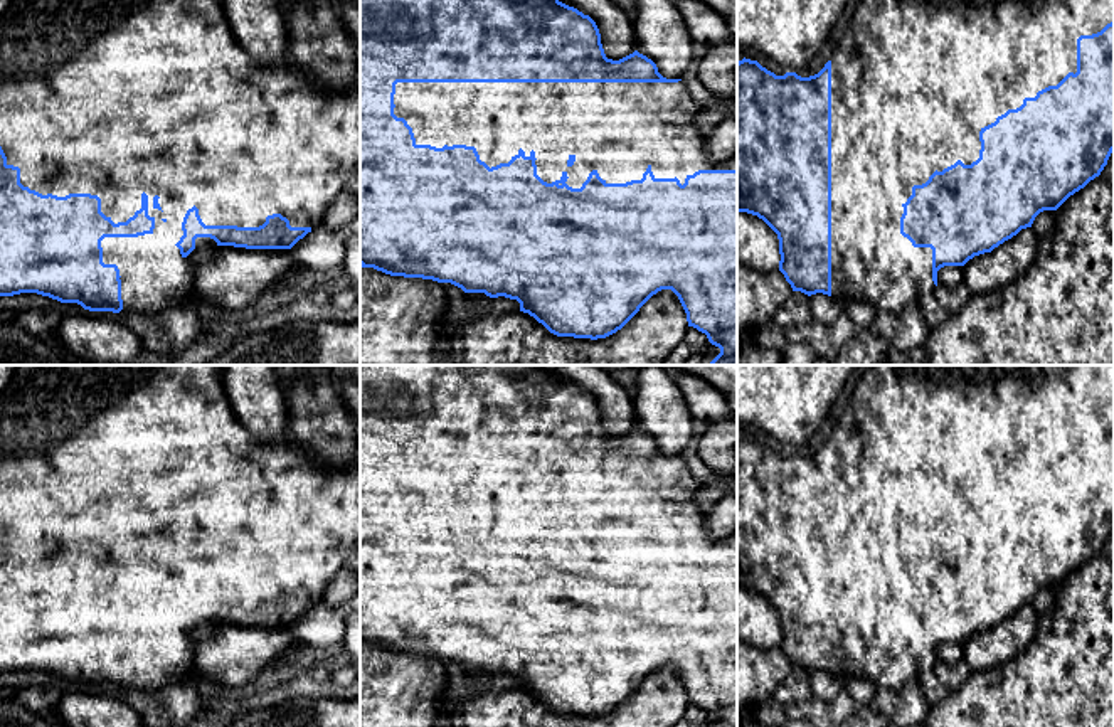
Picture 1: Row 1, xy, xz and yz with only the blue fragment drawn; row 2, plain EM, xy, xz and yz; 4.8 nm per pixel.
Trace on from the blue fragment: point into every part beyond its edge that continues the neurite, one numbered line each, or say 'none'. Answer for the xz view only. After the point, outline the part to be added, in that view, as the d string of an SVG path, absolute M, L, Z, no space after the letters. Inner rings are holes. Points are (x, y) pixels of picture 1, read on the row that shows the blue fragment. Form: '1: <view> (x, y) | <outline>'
1: xz (618, 128) | M397 82L394 114L412 128L416 145L475 146L490 168L508 163L518 150L535 151L537 175L552 183L567 173L567 185L581 188L596 170L606 183L641 180L650 167L655 178L678 178L685 183L698 170L737 170L737 155L713 162L707 138L697 128L702 111L687 84L678 82Z

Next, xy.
1: xy (113, 98) | M13 0L0 15L0 146L7 165L20 168L20 183L42 195L66 197L91 194L101 199L101 212L114 224L126 222L141 209L148 195L148 215L155 219L151 234L138 237L104 237L103 263L116 264L121 279L121 311L158 311L180 306L194 298L192 252L217 246L210 237L197 237L195 249L183 257L175 246L183 236L182 222L188 209L199 209L205 226L259 227L268 215L281 214L291 227L318 227L333 200L348 192L360 199L360 88L328 93L293 61L261 64L242 50L224 12L224 0Z

